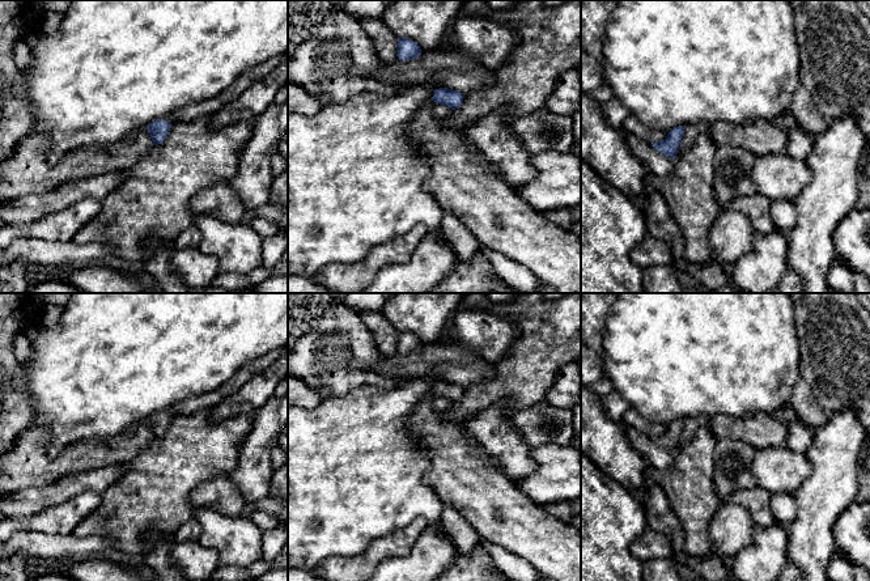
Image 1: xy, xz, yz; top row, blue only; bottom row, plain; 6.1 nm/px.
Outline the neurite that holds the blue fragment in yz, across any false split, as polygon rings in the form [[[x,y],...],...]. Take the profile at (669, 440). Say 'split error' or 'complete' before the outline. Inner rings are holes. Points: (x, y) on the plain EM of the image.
complete; [[[679,419],[674,421],[667,427],[665,433],[659,436],[652,436],[653,440],[666,450],[674,451],[678,448],[679,438],[684,428],[684,420],[686,419]]]

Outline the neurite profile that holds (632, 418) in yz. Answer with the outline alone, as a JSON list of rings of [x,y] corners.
[[[631,406],[624,412],[623,423],[649,436],[659,436],[667,431],[666,425],[652,424],[637,410],[635,410]]]

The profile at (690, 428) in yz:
[[[756,412],[746,419],[699,415],[684,420],[678,448],[687,445],[700,427],[708,428],[716,440],[739,440],[752,449],[782,448],[788,440],[786,424],[767,414]]]

